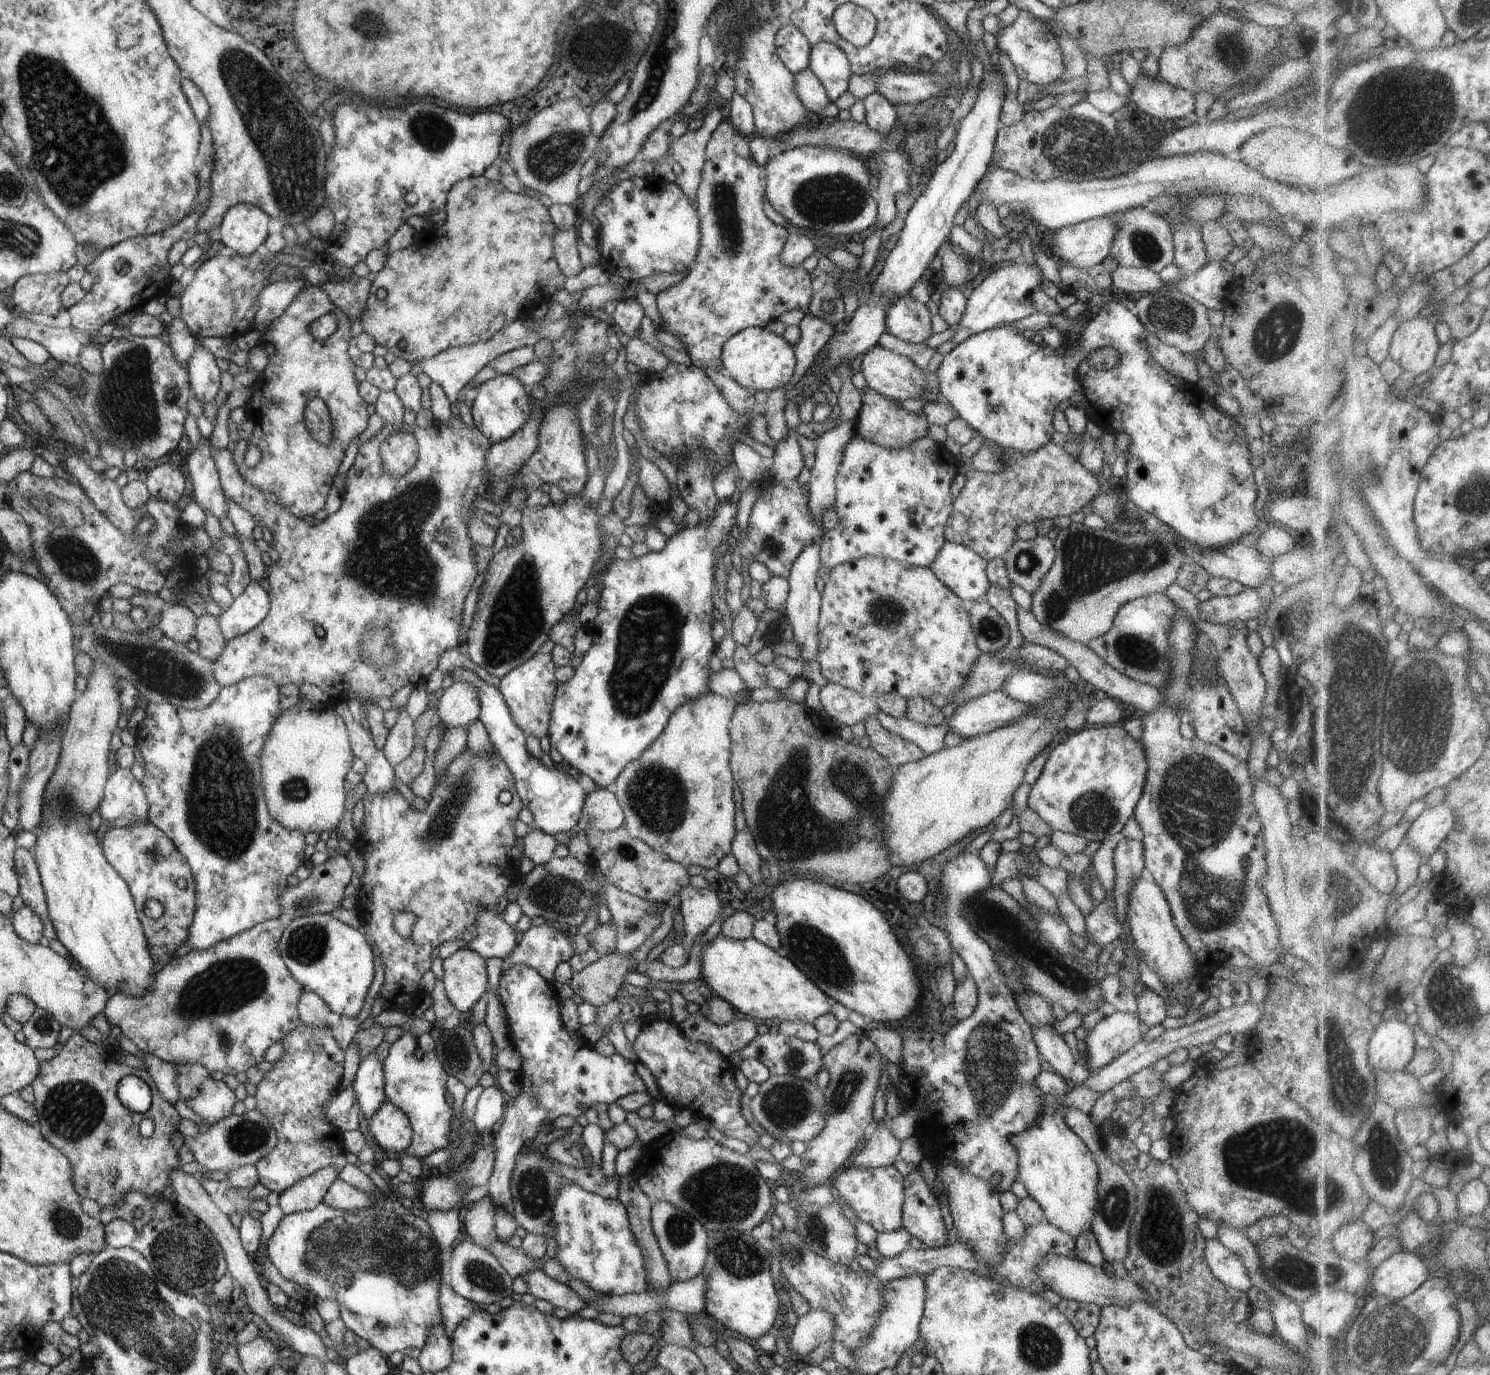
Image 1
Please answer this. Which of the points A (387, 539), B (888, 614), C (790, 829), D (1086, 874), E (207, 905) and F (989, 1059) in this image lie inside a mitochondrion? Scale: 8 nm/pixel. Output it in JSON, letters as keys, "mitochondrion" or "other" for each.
{"A":"mitochondrion","B":"mitochondrion","C":"mitochondrion","D":"other","E":"other","F":"mitochondrion"}

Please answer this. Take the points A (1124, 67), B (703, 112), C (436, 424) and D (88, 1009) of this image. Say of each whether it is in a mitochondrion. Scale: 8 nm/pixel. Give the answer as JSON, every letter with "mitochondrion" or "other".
{"A":"other","B":"other","C":"other","D":"other"}

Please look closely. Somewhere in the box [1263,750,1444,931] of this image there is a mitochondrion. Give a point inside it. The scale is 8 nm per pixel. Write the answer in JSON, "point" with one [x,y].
{"point":[1342,895]}

